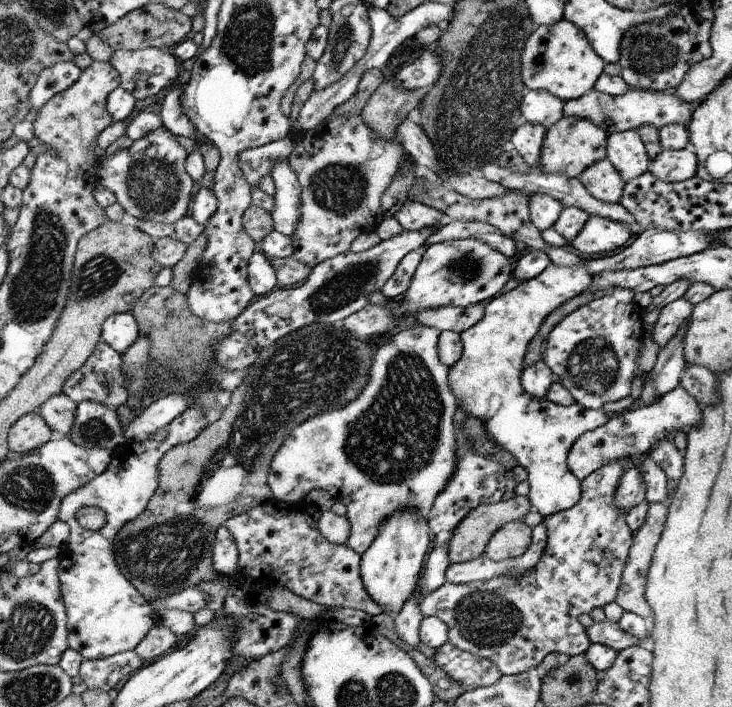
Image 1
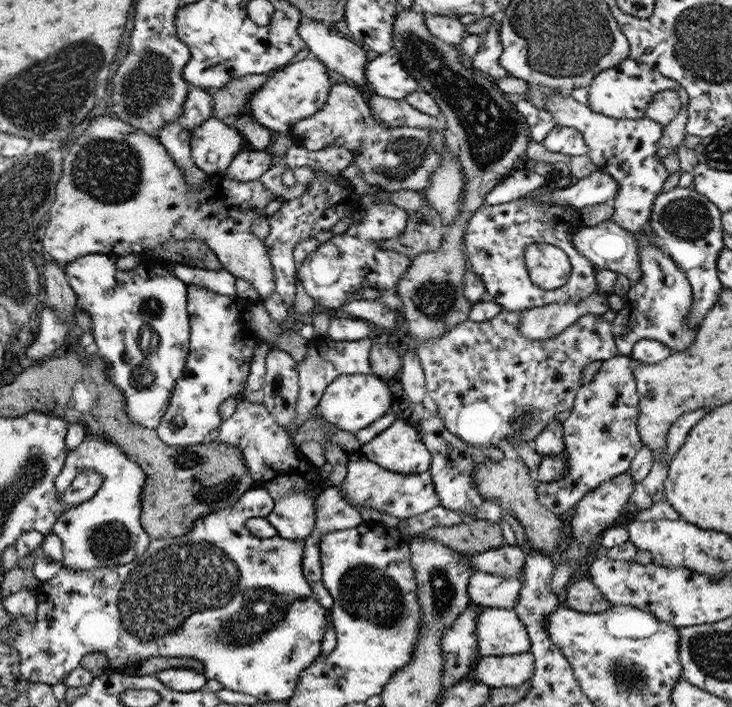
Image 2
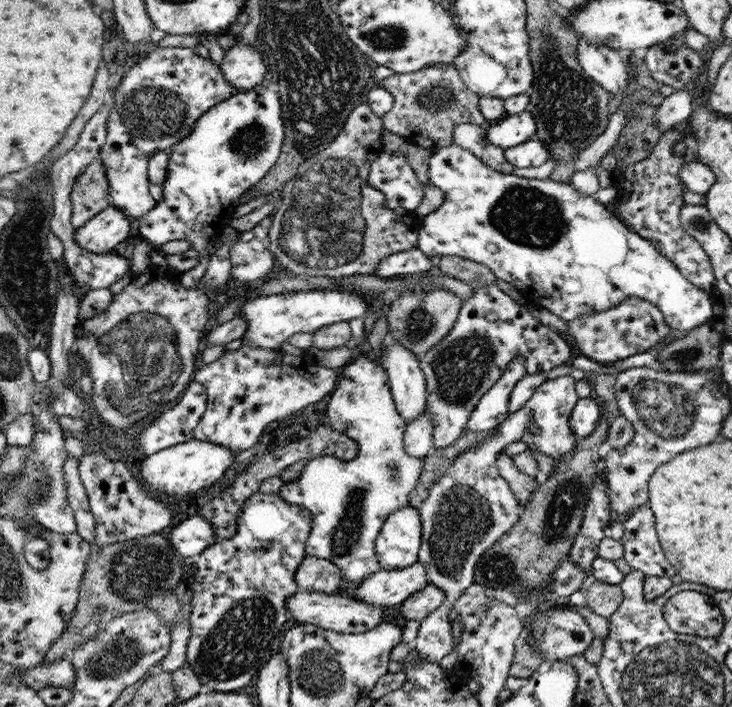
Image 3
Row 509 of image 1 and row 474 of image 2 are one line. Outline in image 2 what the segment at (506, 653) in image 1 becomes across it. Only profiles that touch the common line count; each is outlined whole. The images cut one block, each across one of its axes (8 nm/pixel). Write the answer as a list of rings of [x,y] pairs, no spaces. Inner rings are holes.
[[[618,354],[604,361],[594,380],[578,388],[574,407],[563,422],[564,451],[568,453],[570,470],[562,480],[536,486],[540,504],[550,512],[568,512],[602,482],[628,471],[632,459],[643,448],[638,430],[640,397],[629,360],[628,356]]]

